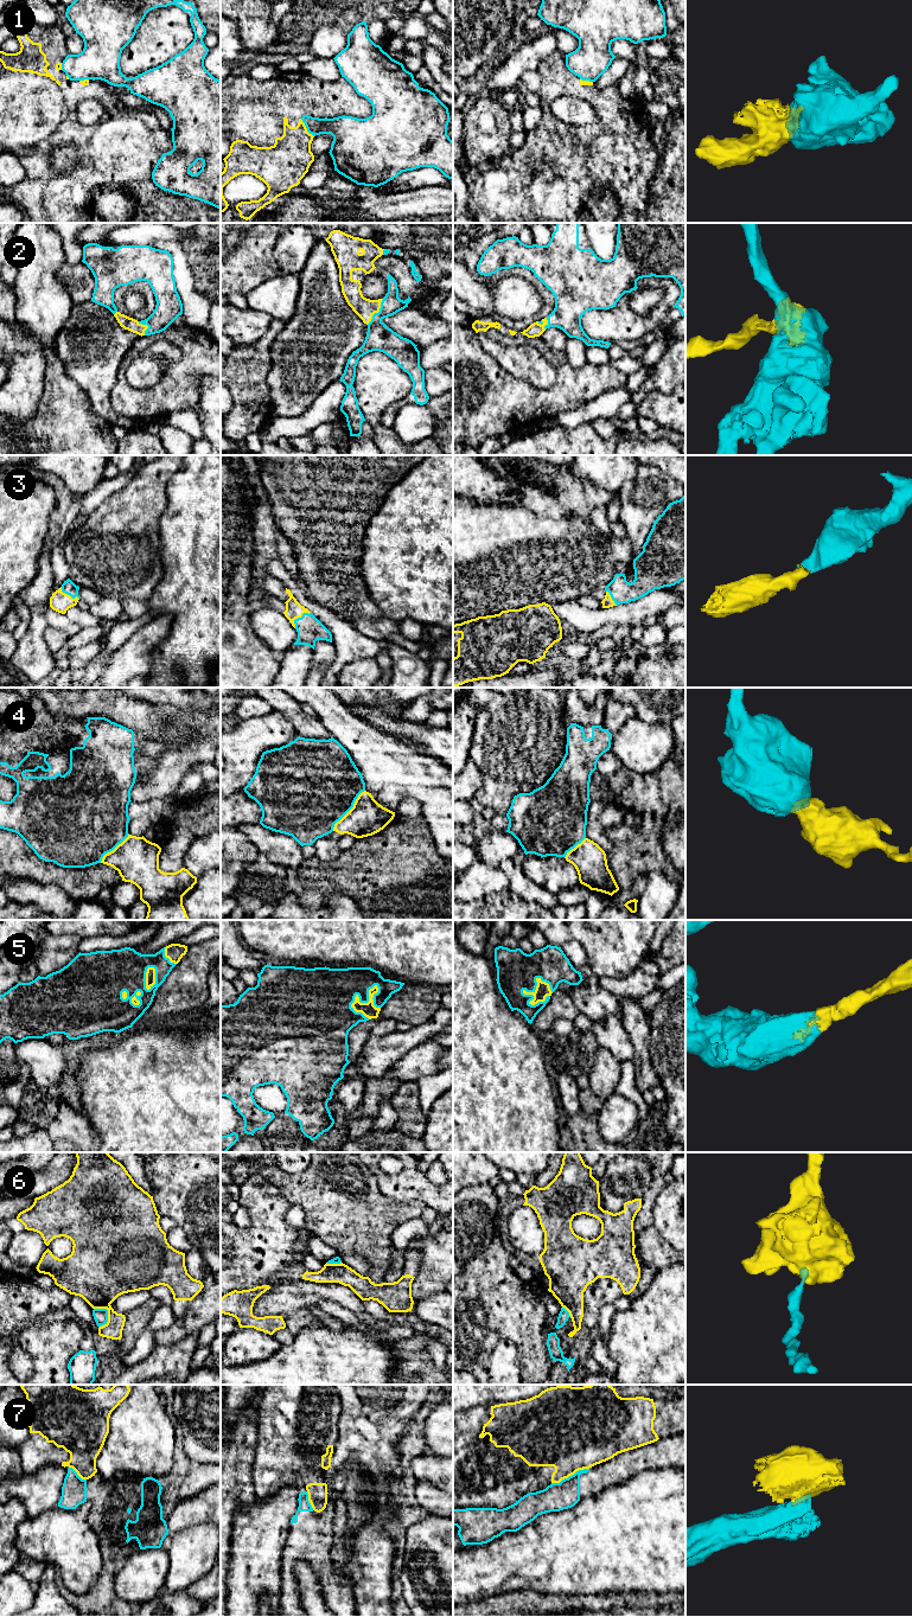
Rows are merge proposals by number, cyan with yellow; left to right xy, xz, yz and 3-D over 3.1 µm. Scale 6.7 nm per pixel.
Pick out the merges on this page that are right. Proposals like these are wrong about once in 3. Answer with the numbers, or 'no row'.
2, 3, 5

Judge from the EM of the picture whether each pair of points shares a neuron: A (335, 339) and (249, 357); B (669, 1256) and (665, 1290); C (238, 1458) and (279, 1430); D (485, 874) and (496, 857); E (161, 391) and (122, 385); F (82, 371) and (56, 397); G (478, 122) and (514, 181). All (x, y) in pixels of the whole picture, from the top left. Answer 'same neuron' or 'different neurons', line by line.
A: different neurons
B: different neurons
C: different neurons
D: different neurons
E: same neuron
F: different neurons
G: different neurons

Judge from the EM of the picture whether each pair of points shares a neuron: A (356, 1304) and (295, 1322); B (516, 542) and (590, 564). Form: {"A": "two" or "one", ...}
{"A": "two", "B": "one"}

